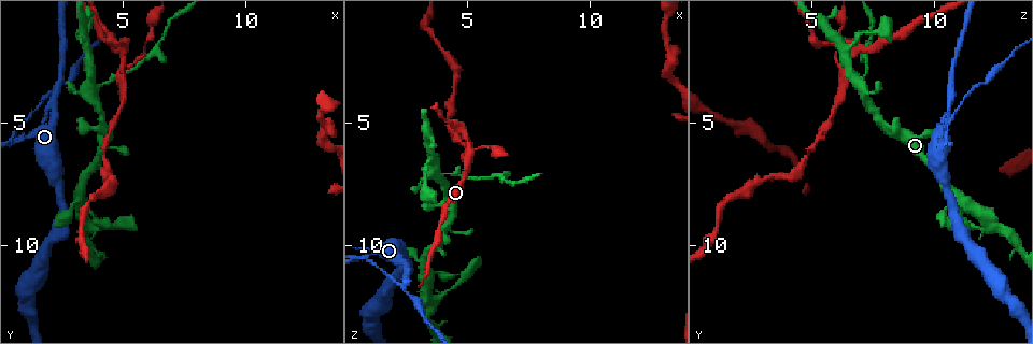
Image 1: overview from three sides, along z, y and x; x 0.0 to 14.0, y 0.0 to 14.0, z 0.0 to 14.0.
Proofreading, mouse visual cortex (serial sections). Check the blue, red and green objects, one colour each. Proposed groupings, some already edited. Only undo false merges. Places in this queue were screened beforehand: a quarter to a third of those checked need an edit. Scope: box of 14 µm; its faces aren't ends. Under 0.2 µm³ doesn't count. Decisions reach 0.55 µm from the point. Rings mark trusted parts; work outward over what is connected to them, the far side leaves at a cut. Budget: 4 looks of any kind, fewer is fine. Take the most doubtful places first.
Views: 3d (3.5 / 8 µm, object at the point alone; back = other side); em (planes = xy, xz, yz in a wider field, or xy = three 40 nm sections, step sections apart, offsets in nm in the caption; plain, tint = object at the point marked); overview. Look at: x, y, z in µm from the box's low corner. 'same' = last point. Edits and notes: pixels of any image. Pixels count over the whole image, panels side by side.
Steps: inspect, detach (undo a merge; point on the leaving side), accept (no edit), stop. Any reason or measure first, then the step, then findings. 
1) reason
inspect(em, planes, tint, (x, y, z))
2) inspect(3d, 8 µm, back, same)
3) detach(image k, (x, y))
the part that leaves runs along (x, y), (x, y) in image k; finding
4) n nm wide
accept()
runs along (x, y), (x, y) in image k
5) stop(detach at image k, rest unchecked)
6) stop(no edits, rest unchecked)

four arms meet
inspect(3d, 8 µm, back, (5.1, 1.9, 6.8))

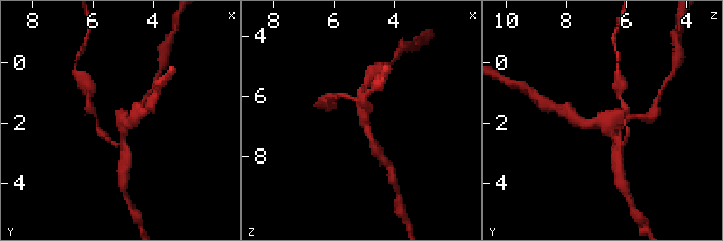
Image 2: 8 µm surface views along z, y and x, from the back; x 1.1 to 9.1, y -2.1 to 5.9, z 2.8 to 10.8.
4 arms; arms of 200, 200, 200, 300 nm; now the EM
inspect(em, xy, step 3, tint, (5.1, 1.9, 6.9))

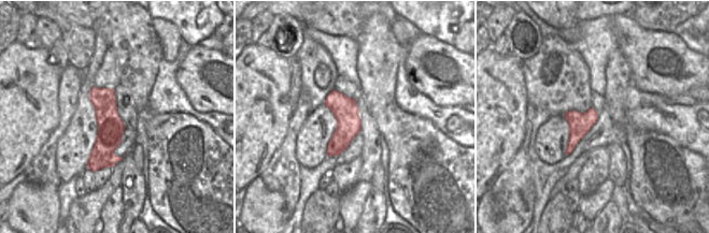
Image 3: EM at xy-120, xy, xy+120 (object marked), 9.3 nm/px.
accept()
runs along (109, 90), (107, 142), (93, 168) in image 3; one cell here

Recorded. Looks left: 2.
two arms in line, one across
inspect(3d, 8 µm, (3.9, 3.7, 7.1))

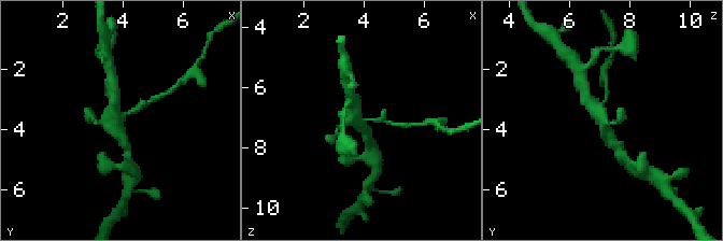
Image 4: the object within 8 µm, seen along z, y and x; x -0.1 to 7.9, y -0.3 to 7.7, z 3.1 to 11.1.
inspect(3d, 3.5 µm, (3.8, 3.6, 7.1))

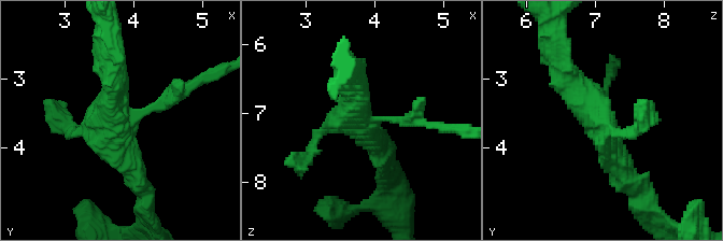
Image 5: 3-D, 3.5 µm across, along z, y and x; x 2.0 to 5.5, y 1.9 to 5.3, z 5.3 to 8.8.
detach(image 5, (185, 87))
the part that leaves runs along (157, 105), (224, 69) in image 5; two cells meet here

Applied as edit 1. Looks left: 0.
stop(detach at image 5, rest unchecked)

